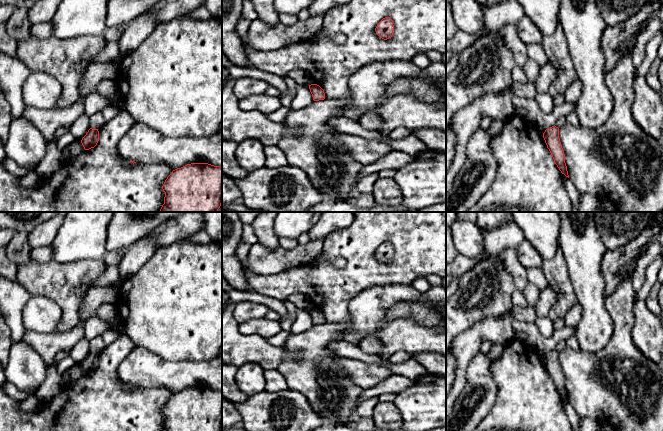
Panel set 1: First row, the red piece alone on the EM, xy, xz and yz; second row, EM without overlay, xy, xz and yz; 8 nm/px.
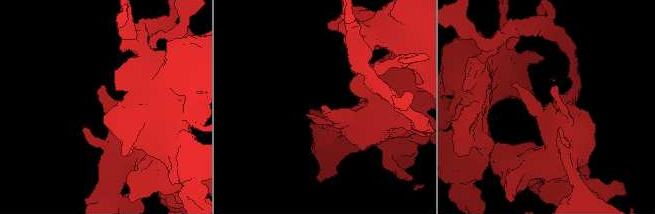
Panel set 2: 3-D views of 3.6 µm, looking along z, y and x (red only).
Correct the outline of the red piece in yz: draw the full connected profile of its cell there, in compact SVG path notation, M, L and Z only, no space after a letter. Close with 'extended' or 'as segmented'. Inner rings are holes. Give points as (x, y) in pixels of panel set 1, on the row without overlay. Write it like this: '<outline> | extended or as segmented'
M566 340L558 342L556 348L545 354L543 362L549 373L555 388L562 398L569 402L567 390L565 387L565 378L559 362L559 353L566 347Z | extended

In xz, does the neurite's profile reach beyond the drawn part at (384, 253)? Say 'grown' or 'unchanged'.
unchanged

